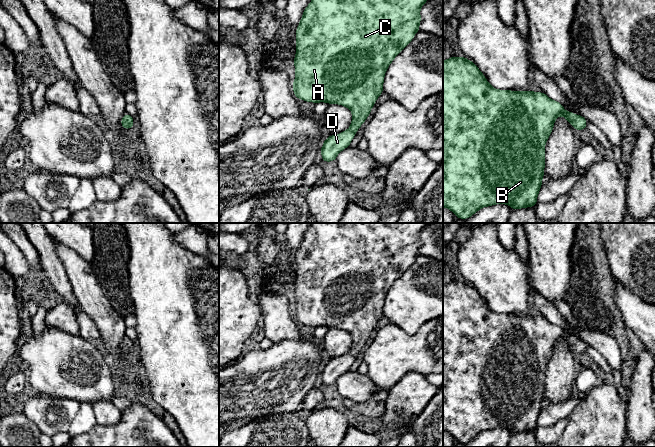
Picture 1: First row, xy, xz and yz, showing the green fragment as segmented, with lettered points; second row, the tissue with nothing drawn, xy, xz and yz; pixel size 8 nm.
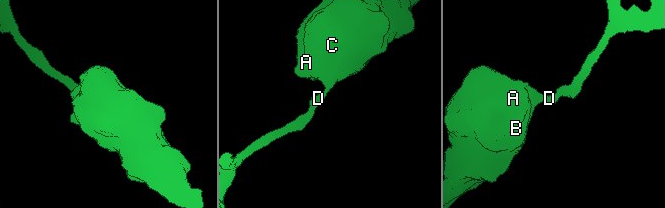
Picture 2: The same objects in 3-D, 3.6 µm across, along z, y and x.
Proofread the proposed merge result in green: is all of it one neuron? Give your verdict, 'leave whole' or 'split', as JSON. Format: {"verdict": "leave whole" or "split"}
{"verdict": "leave whole"}

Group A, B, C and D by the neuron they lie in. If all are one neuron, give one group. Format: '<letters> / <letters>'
A B C D

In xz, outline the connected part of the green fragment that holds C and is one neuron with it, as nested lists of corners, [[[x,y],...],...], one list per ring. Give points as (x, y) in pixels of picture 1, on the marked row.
[[[312,0],[303,12],[296,29],[296,55],[294,58],[296,78],[293,91],[296,98],[306,102],[339,104],[352,112],[350,127],[324,140],[320,150],[322,161],[335,161],[337,155],[349,147],[357,130],[365,122],[377,98],[383,93],[387,68],[394,58],[420,31],[420,8],[428,0]]]

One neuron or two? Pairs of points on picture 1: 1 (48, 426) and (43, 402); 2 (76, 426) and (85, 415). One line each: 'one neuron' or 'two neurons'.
1: one neuron
2: one neuron

